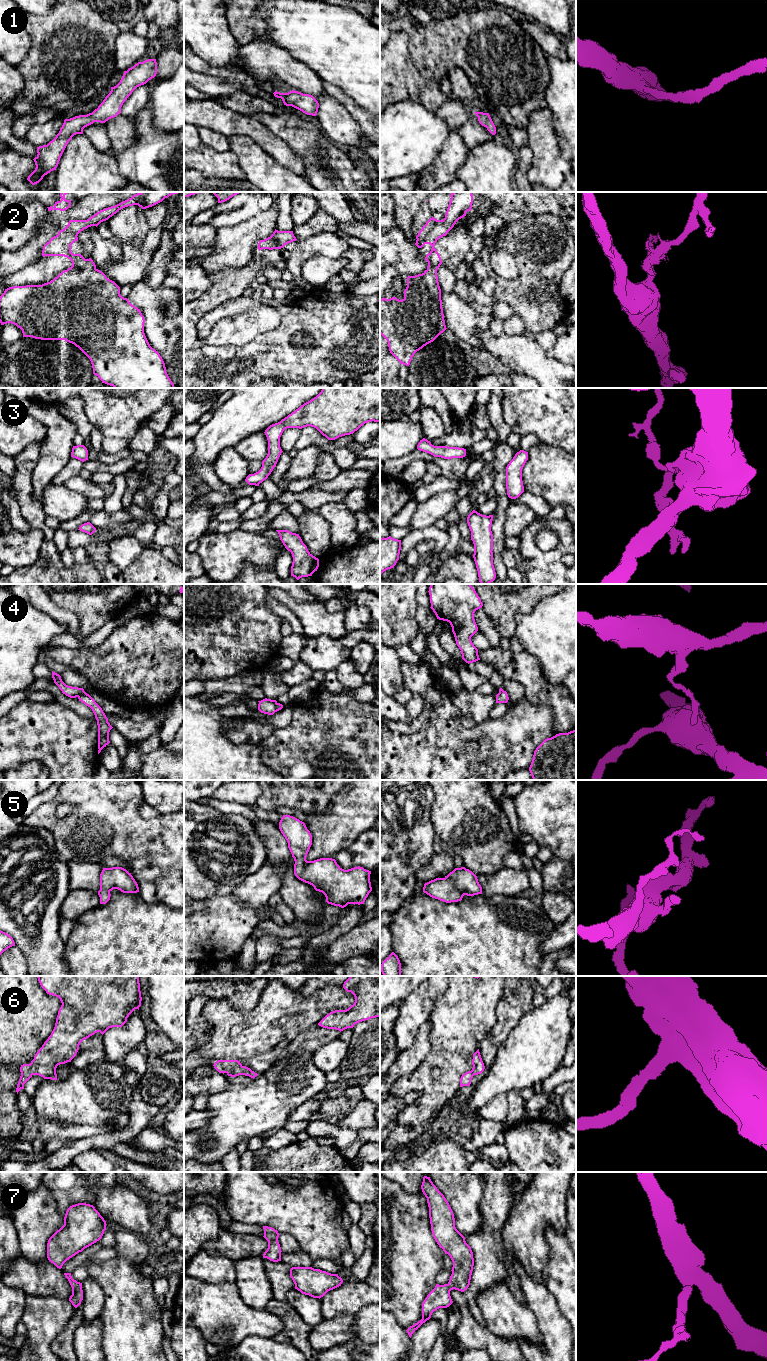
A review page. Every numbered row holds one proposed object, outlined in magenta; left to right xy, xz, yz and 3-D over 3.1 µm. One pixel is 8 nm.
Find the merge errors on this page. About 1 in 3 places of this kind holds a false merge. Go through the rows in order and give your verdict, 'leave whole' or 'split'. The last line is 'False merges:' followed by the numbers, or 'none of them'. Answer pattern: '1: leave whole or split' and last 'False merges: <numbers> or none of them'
1: leave whole
2: leave whole
3: leave whole
4: split
5: leave whole
6: leave whole
7: leave whole
False merges: 4

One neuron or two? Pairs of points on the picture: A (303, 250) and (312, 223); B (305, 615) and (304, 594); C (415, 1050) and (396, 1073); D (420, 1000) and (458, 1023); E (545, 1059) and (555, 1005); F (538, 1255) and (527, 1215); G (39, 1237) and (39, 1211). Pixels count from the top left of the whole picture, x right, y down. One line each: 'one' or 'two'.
A: two
B: two
C: one
D: two
E: one
F: one
G: one

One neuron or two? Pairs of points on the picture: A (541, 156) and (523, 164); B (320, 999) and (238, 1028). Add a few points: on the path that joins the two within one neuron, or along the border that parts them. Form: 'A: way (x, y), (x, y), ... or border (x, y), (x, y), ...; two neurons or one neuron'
A: border (527, 146), (532, 153), (527, 174), (530, 181); two neurons
B: way (300, 1012), (283, 1013), (268, 1028), (258, 1028); one neuron

